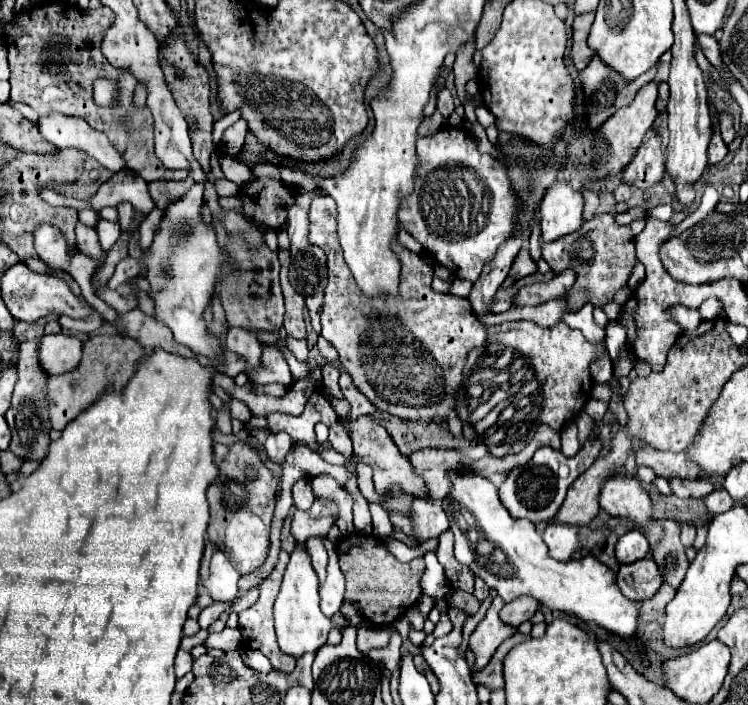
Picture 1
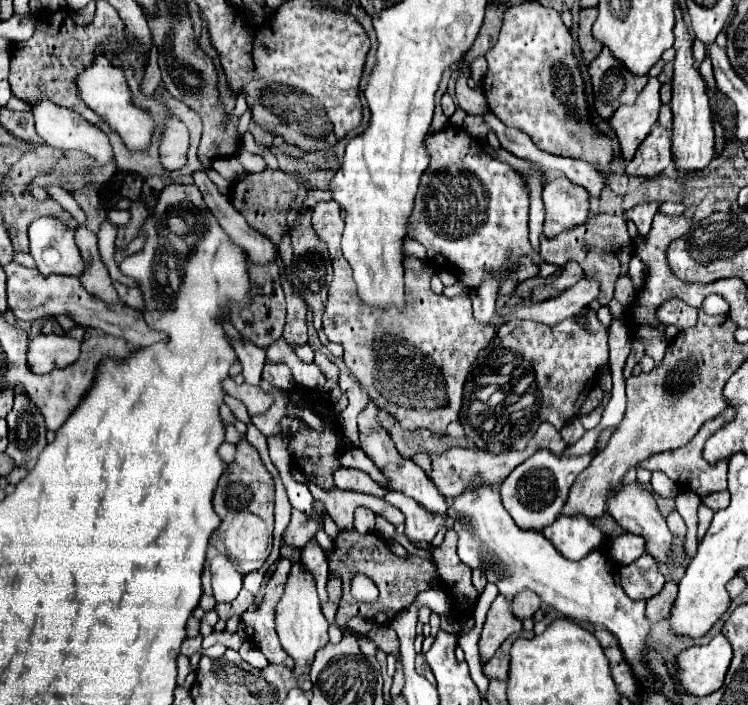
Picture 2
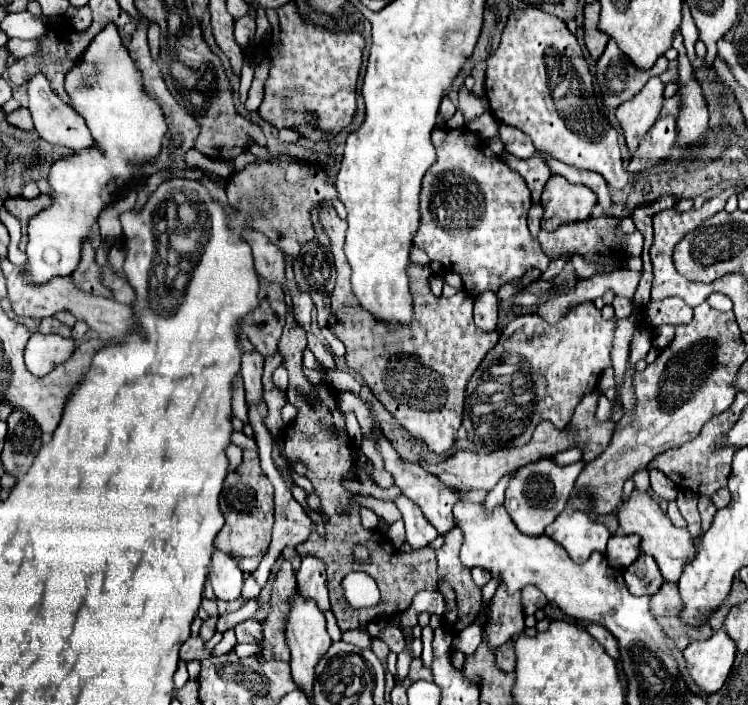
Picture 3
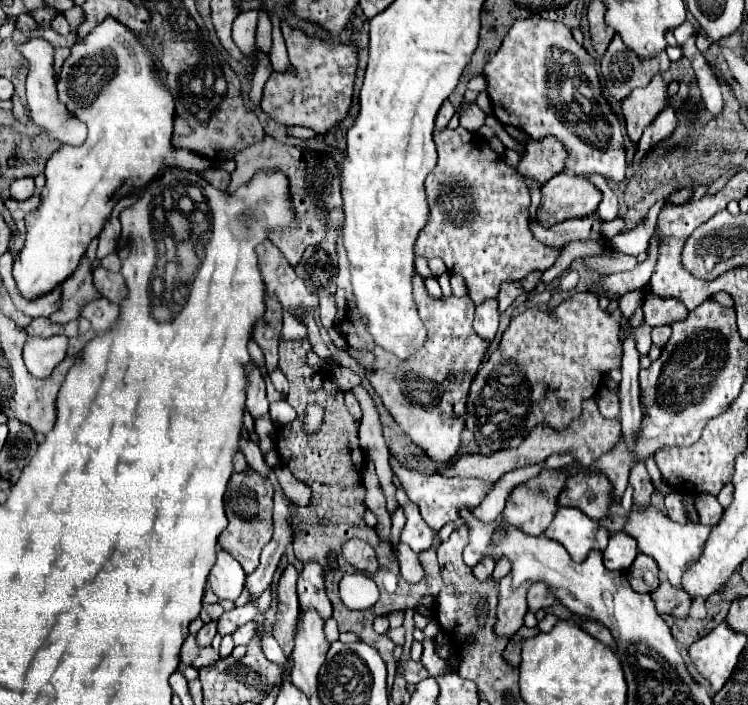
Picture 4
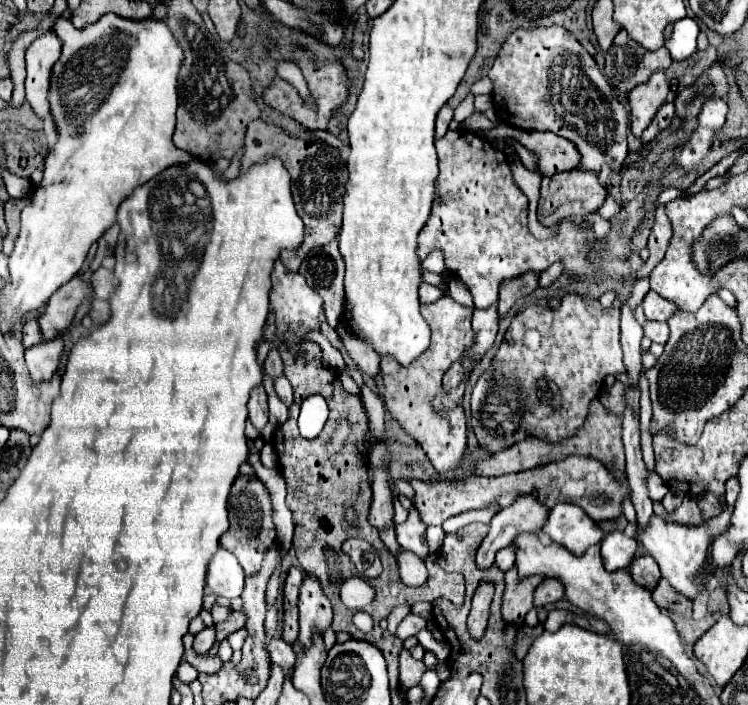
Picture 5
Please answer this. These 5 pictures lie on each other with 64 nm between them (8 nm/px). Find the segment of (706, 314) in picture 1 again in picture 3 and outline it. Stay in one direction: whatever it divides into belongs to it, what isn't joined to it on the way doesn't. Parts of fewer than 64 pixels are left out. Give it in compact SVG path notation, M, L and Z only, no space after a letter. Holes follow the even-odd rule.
M713 293L706 300L712 308L720 310L720 312L726 312L726 310L732 310L732 300L728 300L728 296L724 296L721 293Z

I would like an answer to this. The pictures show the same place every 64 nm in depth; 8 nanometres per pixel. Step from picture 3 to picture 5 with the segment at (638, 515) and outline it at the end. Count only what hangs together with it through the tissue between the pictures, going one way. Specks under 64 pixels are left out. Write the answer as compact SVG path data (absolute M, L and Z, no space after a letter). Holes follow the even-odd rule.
M724 506L724 510L710 518L706 524L702 524L700 528L690 528L684 524L674 524L674 522L666 522L660 516L652 516L650 526L646 528L646 532L642 534L642 544L644 548L654 556L654 560L660 566L662 576L684 596L688 596L690 600L694 600L696 596L700 596L702 592L708 590L706 578L702 578L702 570L708 564L706 558L706 548L708 548L708 540L712 538L712 534L724 534L726 528L730 526L730 518L732 518L732 506Z

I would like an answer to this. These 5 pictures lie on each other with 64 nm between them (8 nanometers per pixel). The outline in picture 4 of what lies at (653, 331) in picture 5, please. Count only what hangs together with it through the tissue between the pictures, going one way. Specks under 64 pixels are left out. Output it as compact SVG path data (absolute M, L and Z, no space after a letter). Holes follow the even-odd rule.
M654 326L652 328L652 342L656 346L662 348L668 342L668 338L670 338L670 326Z

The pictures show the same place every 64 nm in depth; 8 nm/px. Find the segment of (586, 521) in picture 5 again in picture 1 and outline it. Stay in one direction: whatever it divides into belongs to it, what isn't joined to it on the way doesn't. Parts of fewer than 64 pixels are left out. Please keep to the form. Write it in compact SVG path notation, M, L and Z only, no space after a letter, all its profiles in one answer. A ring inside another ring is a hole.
M554 520L552 524L548 524L544 528L542 538L550 548L550 556L556 560L562 560L562 562L570 560L576 552L582 550L580 526L574 526L574 524Z

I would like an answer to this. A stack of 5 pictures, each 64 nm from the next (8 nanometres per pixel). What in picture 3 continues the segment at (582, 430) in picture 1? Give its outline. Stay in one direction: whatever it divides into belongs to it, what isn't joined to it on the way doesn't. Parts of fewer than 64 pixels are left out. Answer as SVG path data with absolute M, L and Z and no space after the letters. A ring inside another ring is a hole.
M601 393L596 409L596 419L600 421L609 420L611 416L612 406L613 401L608 400L608 398L603 393Z

